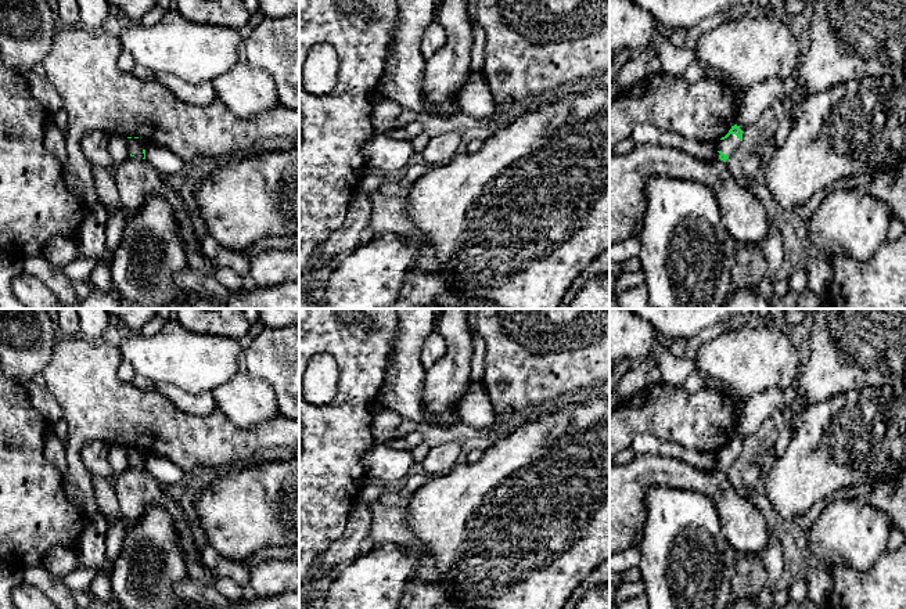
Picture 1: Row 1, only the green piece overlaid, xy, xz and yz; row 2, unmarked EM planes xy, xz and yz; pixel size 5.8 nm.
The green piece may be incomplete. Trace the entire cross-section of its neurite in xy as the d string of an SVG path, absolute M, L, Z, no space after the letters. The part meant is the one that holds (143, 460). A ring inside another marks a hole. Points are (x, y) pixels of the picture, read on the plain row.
M127 447L127 448L129 448L127 458L129 458L130 466L145 469L145 460L148 457L148 453L139 447Z

